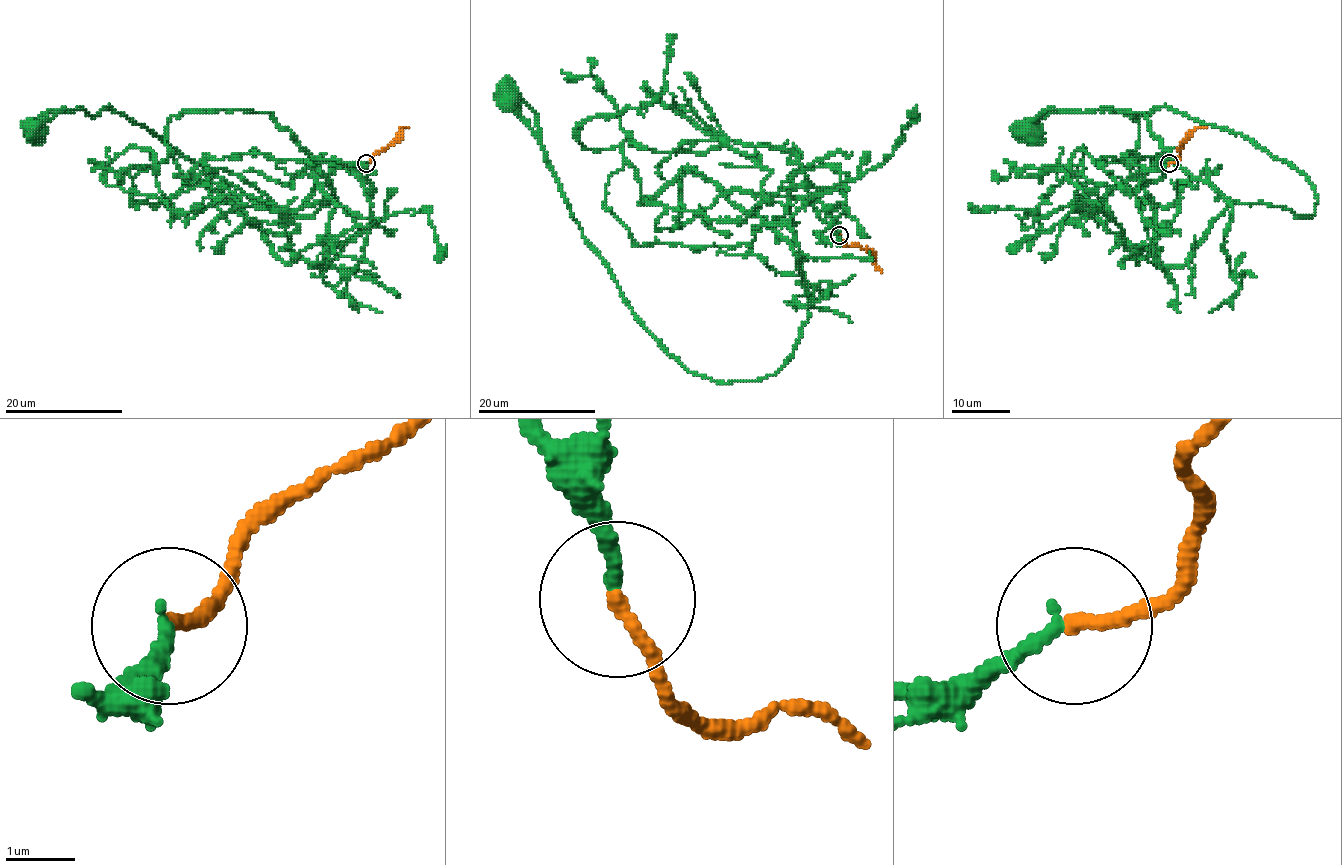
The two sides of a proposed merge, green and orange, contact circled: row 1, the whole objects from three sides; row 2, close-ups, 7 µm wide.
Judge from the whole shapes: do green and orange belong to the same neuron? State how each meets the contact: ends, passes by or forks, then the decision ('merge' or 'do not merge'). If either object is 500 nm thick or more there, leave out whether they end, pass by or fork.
green ends; orange ends; merge

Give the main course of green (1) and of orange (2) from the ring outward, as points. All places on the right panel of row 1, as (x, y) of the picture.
1: (1169, 163), (1123, 154), (1163, 163), (1140, 179), (1104, 110), (1314, 214), (1169, 107), (1028, 134)
2: (1169, 163), (1178, 160), (1179, 148), (1192, 129), (1207, 126)

